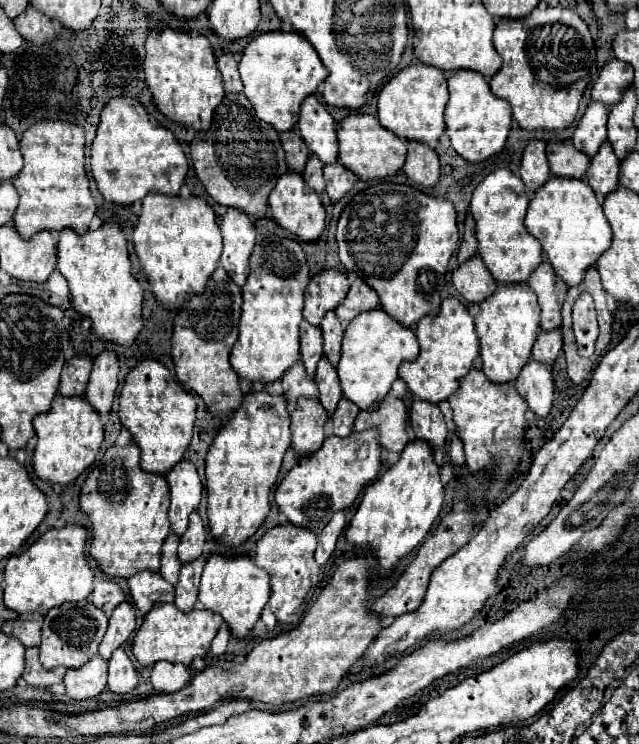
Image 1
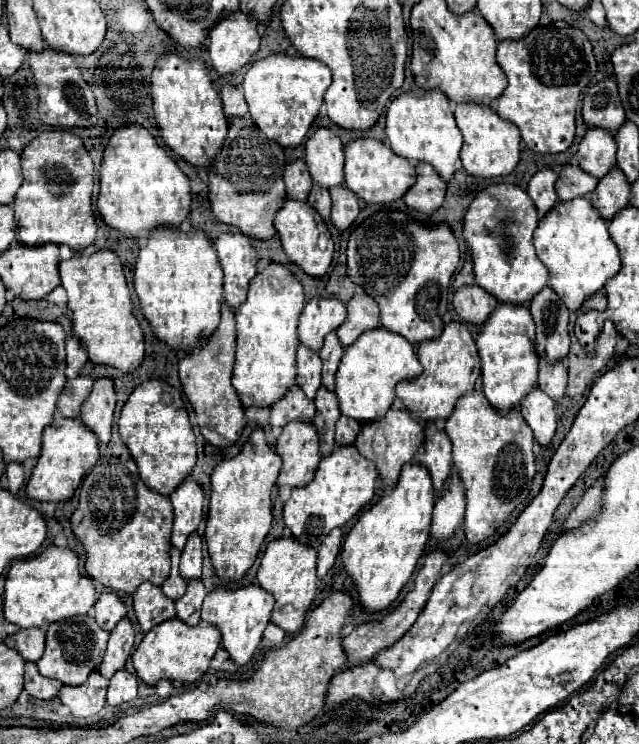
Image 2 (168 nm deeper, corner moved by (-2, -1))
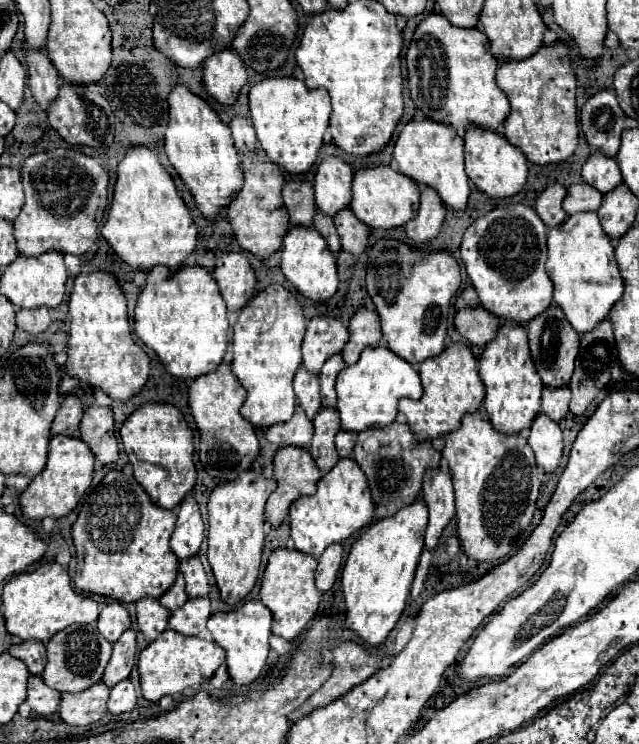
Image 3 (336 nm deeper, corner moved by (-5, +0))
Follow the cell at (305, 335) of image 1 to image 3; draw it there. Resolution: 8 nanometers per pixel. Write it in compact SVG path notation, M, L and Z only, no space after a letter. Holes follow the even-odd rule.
M299 367L299 373L295 375L295 399L297 405L305 411L307 419L313 421L313 417L321 409L321 397L319 397L319 381L317 377L311 377L307 369Z

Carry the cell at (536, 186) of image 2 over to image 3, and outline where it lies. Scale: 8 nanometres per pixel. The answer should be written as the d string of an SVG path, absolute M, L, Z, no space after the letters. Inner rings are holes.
M555 183L555 185L549 185L549 187L545 189L545 193L541 193L541 197L539 197L537 203L535 203L537 215L539 215L539 217L543 219L543 223L545 223L547 227L551 227L551 229L563 225L565 219L567 219L567 213L565 213L563 207L561 207L565 195L567 195L565 187Z

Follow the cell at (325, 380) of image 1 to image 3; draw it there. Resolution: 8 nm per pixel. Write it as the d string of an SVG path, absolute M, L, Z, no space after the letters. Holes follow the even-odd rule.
M321 409L313 421L315 433L309 447L309 453L317 467L327 473L335 467L339 461L339 455L335 451L335 435L339 431L339 415L335 409Z

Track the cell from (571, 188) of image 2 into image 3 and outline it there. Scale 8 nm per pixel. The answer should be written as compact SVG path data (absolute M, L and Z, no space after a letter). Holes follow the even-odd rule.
M577 183L567 189L563 209L567 215L575 215L583 211L597 211L601 207L601 201L603 201L603 195L597 189L591 189L585 183Z

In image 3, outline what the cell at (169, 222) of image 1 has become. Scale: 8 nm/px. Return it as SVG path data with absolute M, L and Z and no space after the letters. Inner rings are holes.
M185 265L183 269L179 269L179 273L175 273L175 277L165 277L165 275L167 273L163 273L163 269L153 269L147 275L147 285L141 291L135 307L135 333L147 347L151 347L159 355L167 373L173 375L175 379L185 381L213 373L219 367L219 363L225 359L229 345L227 307L223 305L219 287L215 285L213 275L203 267Z

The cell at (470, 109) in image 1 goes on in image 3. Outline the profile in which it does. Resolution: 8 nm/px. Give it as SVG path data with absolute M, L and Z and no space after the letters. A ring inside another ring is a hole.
M467 129L465 133L465 171L477 191L485 193L489 199L505 199L517 195L527 181L527 159L499 133L489 133L489 129Z

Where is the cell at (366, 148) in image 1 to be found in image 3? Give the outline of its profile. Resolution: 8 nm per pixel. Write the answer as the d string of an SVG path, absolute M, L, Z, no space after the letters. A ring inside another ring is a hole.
M385 165L375 169L361 169L355 173L351 211L369 229L387 231L393 227L403 227L407 221L415 217L417 209L419 209L419 185L415 185L409 177L403 177L401 173L395 173L391 167Z

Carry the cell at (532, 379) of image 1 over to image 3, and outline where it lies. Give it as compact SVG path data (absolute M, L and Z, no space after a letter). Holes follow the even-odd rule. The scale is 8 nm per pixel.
M539 413L535 423L531 425L527 441L535 453L537 465L545 473L553 473L559 467L563 455L563 439L561 439L559 425L555 425L555 421Z

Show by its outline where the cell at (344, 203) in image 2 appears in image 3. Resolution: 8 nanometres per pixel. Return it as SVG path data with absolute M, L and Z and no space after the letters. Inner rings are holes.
M343 209L343 213L335 217L335 227L341 237L343 251L351 255L361 255L363 251L367 251L369 229L361 221L355 221L355 215L351 213L351 209Z

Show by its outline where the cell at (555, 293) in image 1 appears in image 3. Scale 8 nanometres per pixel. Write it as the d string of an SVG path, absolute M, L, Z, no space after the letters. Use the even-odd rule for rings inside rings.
M551 305L547 313L543 313L543 317L535 317L535 321L527 323L527 337L529 337L531 357L535 361L535 367L543 385L549 389L567 387L573 375L575 357L579 353L579 335L571 329L571 325L567 325L563 311L557 305Z

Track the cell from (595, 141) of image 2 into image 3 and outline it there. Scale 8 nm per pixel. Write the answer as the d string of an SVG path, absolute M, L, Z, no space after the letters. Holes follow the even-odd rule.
M595 151L587 163L583 165L583 181L591 187L595 187L597 191L601 191L603 195L613 191L615 187L619 187L623 183L623 177L621 177L621 171L619 171L619 165L615 159L609 159L609 157L603 157L599 151Z

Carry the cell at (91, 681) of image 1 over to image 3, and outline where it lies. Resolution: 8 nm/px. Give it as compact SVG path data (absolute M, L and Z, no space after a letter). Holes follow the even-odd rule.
M99 683L83 693L63 693L59 703L59 717L67 725L91 725L107 713L109 687Z

